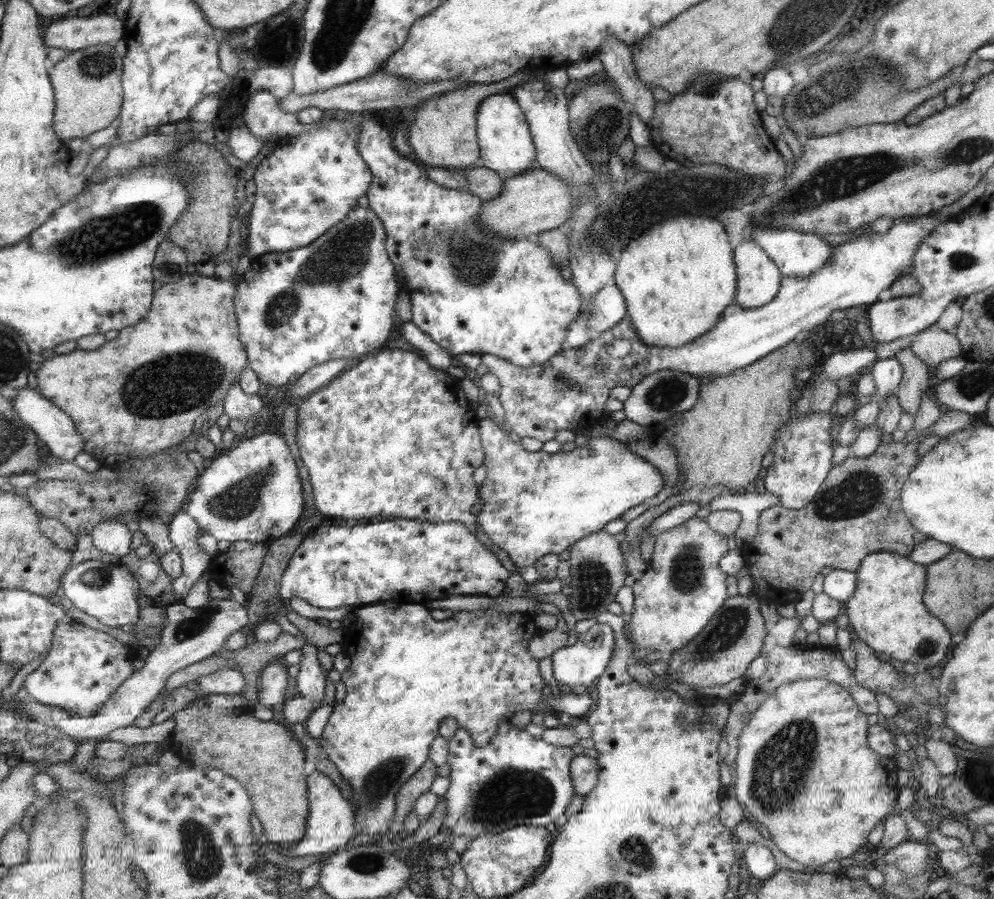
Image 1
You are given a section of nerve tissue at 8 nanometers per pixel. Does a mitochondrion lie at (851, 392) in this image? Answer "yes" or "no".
no

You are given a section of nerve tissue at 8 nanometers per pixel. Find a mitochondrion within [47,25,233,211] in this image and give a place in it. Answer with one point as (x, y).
(93, 65)

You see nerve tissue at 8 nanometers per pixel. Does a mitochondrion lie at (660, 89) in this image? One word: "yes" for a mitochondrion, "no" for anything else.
no

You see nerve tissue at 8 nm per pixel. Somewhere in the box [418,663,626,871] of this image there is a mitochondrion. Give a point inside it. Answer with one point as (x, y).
(510, 794)

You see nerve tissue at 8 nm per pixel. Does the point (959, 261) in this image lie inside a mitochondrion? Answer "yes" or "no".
yes

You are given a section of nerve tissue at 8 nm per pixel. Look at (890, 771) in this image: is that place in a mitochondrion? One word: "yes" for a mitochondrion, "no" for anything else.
no

